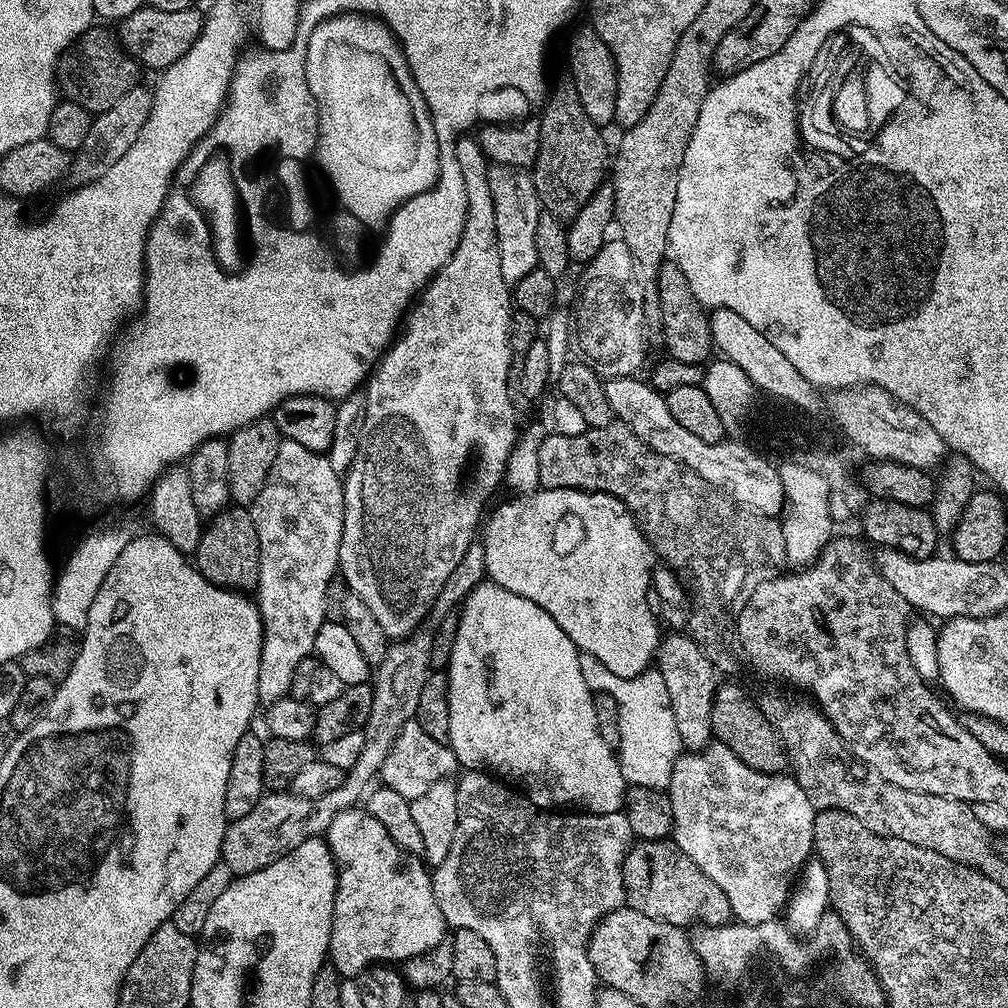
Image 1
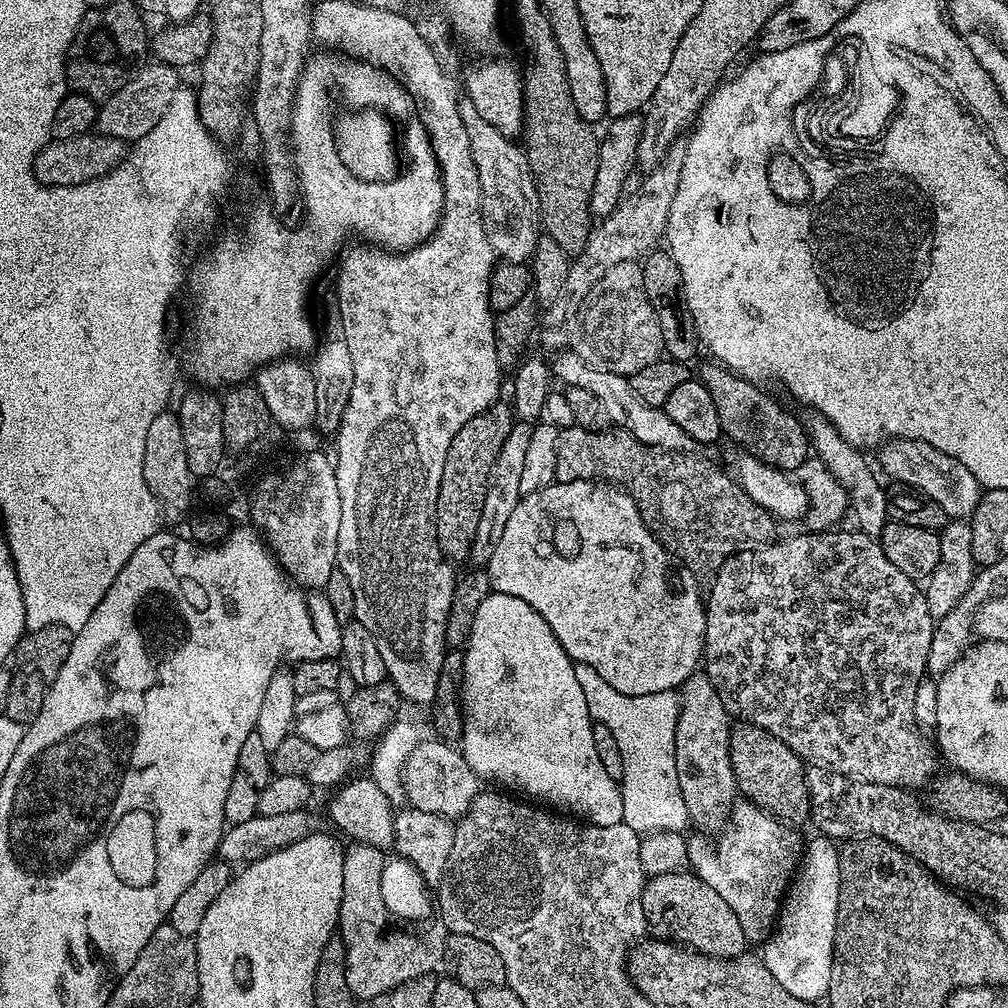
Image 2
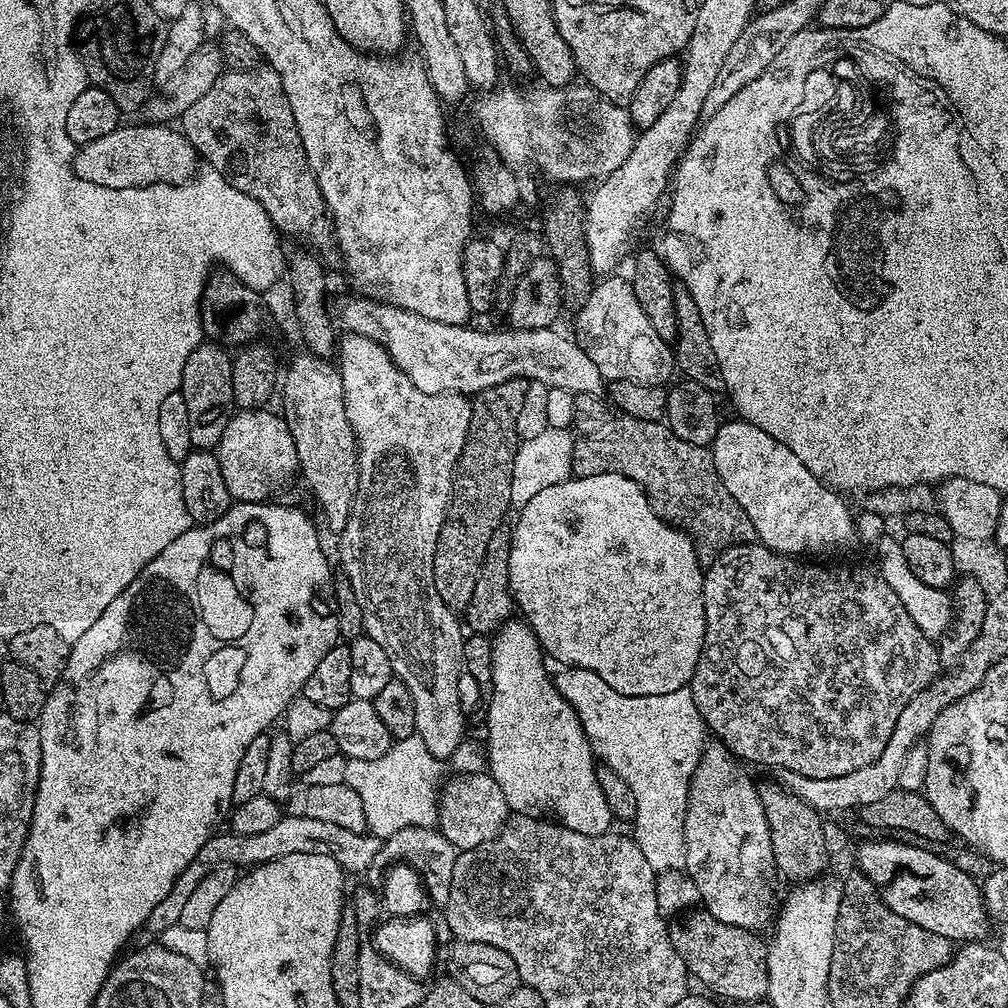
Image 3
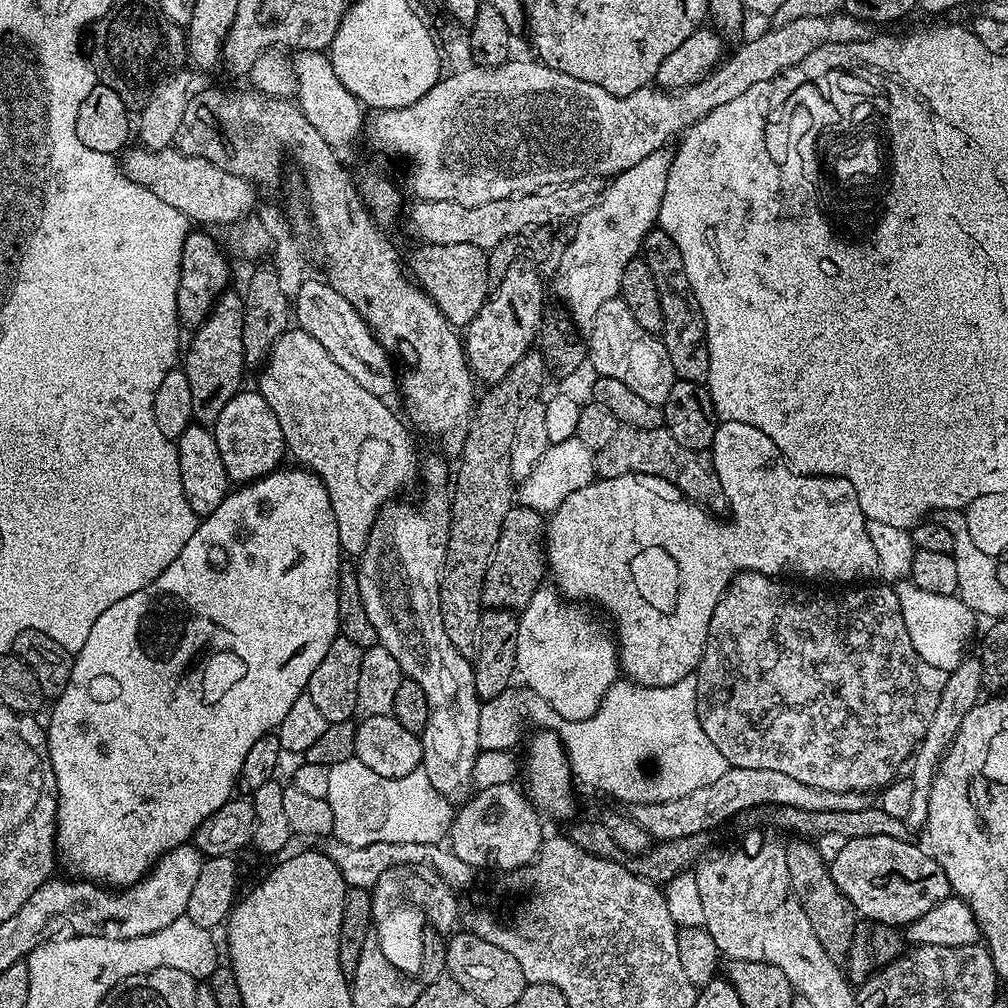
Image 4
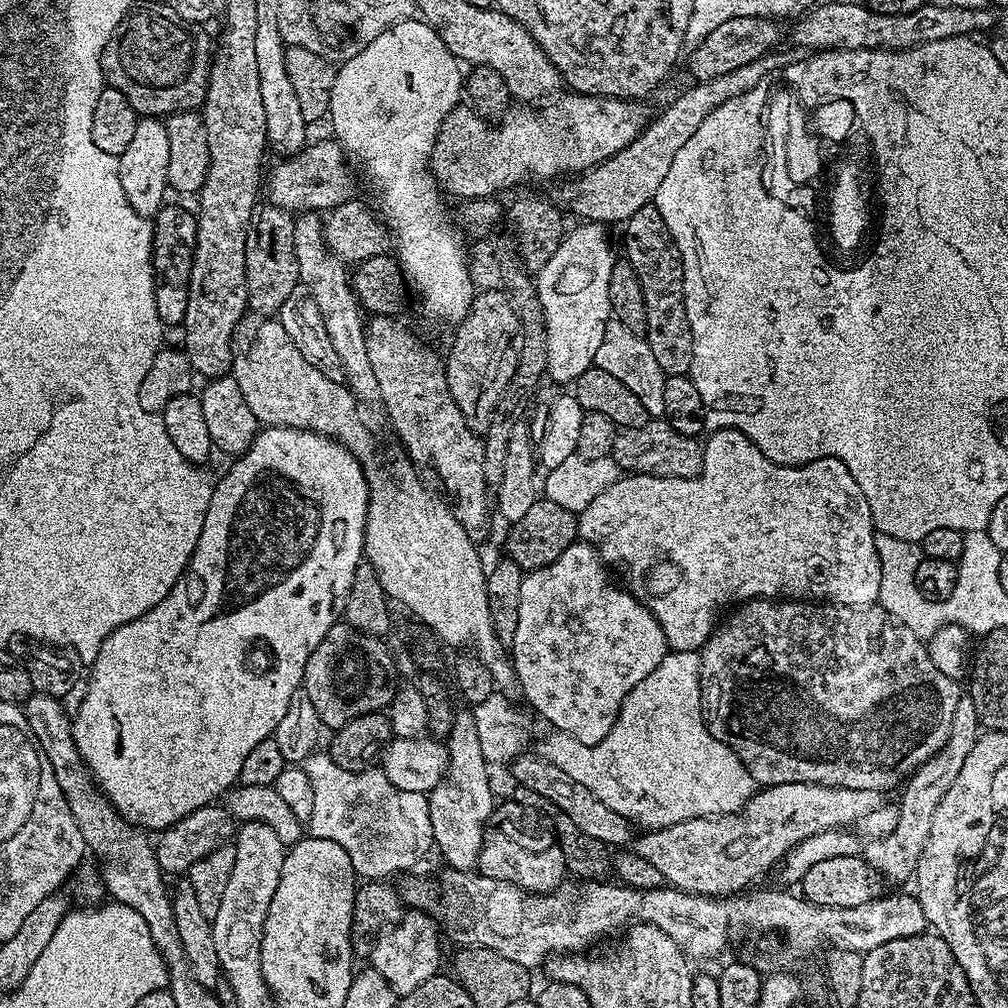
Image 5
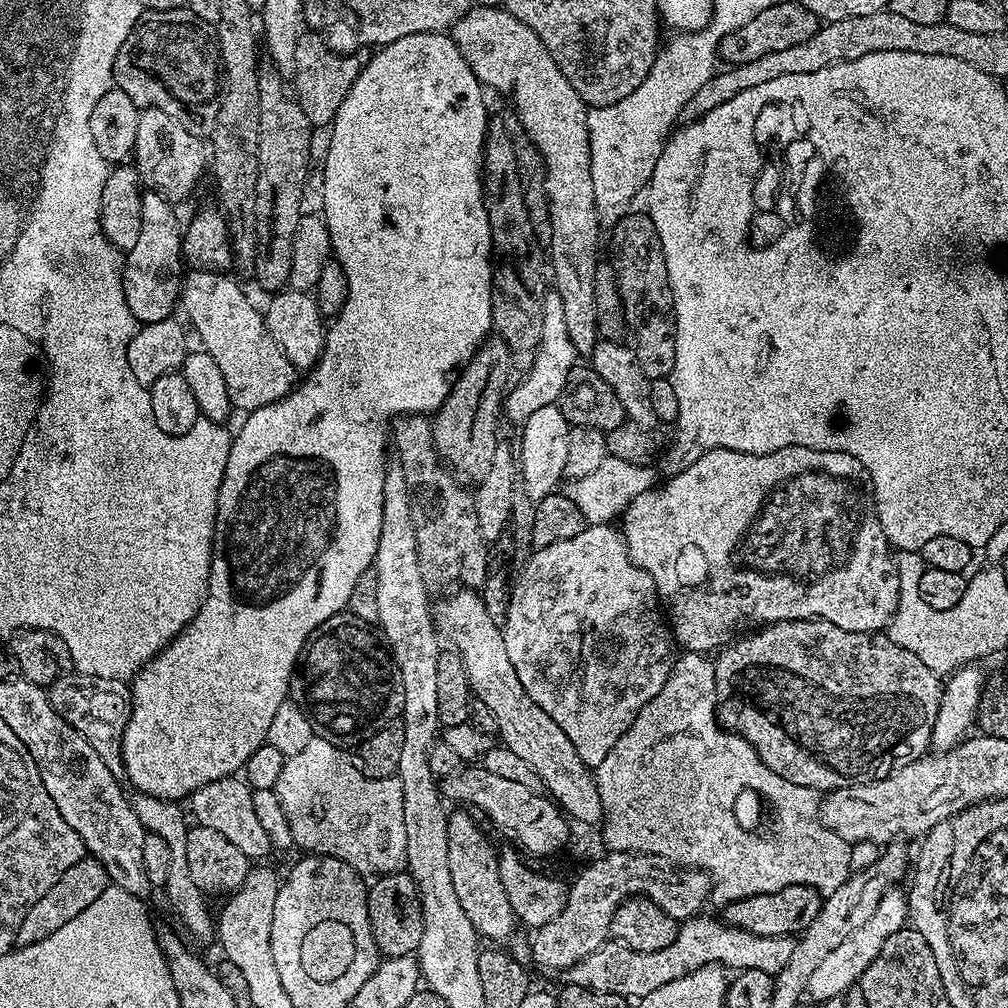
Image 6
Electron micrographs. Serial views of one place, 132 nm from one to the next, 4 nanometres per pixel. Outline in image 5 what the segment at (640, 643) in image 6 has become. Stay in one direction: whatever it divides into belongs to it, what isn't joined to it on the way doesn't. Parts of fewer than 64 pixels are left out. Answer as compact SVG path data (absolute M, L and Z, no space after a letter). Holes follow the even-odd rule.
M575 542L569 546L568 549L563 550L562 554L558 556L558 558L554 559L554 562L551 562L551 564L542 566L540 569L534 569L532 571L529 571L527 575L523 577L523 580L521 582L521 594L518 596L518 626L516 631L514 631L514 634L518 634L518 648L520 646L524 646L524 644L528 644L530 642L530 626L546 626L546 614L548 612L588 612L588 676L582 676L582 678L588 678L588 744L597 744L598 742L602 742L602 738L606 738L606 734L610 734L610 730L614 726L614 722L618 718L618 714L620 713L620 707L622 706L622 702L626 698L626 694L630 694L630 690L634 690L634 686L638 686L638 682L642 682L642 678L646 678L646 674L652 673L654 670L654 666L658 666L658 662L662 662L662 658L664 656L667 656L670 649L668 647L668 643L666 642L664 635L662 634L662 626L658 626L658 622L654 618L652 614L650 614L648 608L642 606L639 602L636 601L636 599L633 598L619 583L612 584L613 577L610 575L609 569L605 566L604 562L600 559L600 553L597 551L595 547L591 544L585 544L583 542Z

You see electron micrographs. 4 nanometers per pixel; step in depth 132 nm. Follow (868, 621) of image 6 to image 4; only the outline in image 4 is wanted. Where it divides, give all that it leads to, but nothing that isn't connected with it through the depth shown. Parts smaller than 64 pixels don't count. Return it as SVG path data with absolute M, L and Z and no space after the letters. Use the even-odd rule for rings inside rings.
M725 420L717 423L716 433L714 434L714 442L711 446L711 451L714 453L714 459L716 462L716 471L720 473L720 481L722 482L722 490L724 496L728 500L728 508L730 513L732 512L732 524L723 524L720 518L717 518L709 509L701 508L699 504L687 499L687 498L675 498L676 500L667 500L664 496L659 496L654 489L651 488L651 483L645 482L641 477L635 474L613 474L603 478L597 478L592 481L591 484L582 486L582 490L574 490L574 494L570 494L570 498L566 498L566 502L562 502L562 506L558 506L558 510L551 513L546 520L546 542L548 538L548 550L546 546L546 568L550 573L551 583L554 585L557 592L560 593L563 599L569 602L587 602L589 605L597 604L606 615L612 619L611 627L614 629L614 639L616 642L616 650L618 653L618 668L621 673L627 679L631 680L634 684L641 684L647 688L661 688L662 686L674 686L674 682L682 682L682 678L693 675L696 669L700 666L700 659L704 653L704 647L706 646L706 634L710 630L710 614L714 614L714 606L718 606L718 602L722 598L722 594L728 589L728 584L731 582L732 577L737 572L761 572L767 576L779 577L780 571L785 568L788 572L793 572L796 576L805 576L805 581L808 582L820 582L816 580L848 580L844 582L868 582L873 575L874 577L879 573L880 567L878 566L878 554L874 554L874 546L870 543L870 534L866 534L866 526L868 521L864 519L864 511L862 506L858 506L858 494L854 490L854 486L850 486L850 482L846 478L841 476L804 476L801 472L794 472L788 467L787 463L782 459L779 450L774 446L774 442L770 442L770 438L766 438L766 434L762 434L762 430L758 430L758 426L746 426L746 422L730 422Z

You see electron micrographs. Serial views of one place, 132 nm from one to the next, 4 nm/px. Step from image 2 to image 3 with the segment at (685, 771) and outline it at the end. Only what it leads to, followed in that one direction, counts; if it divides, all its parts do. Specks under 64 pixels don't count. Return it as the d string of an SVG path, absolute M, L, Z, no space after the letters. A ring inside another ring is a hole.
M714 740L705 745L695 774L692 775L691 786L688 787L684 818L684 871L697 886L703 909L712 917L736 928L760 932L773 923L778 910L778 898L776 900L770 882L774 866L773 846L759 789L748 775L741 772L739 766L733 753L720 741Z

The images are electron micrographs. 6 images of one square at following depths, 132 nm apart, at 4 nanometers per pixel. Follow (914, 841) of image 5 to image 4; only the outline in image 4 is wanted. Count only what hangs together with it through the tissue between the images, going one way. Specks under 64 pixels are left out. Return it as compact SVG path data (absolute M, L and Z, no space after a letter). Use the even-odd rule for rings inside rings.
M967 659L955 671L949 673L939 707L937 710L934 710L934 718L929 722L928 728L922 734L922 739L919 741L918 747L915 749L914 755L910 760L910 766L912 764L910 779L914 786L914 798L911 799L912 807L906 819L909 825L923 825L927 821L928 795L930 794L932 779L936 777L940 759L943 758L946 745L958 730L962 718L966 718L966 714L969 713L975 704L979 703L982 694L980 693L980 688L983 689L983 686L983 672L981 664L977 659Z

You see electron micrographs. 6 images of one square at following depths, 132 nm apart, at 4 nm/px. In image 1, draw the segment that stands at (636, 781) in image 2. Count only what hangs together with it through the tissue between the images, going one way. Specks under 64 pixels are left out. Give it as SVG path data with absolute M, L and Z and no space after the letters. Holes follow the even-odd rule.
M580 652L578 666L582 666L582 678L586 678L586 686L596 694L607 694L613 696L618 702L620 711L620 746L618 759L620 769L624 775L625 785L633 788L649 788L655 790L667 789L676 760L682 755L677 723L674 720L674 710L670 706L670 693L666 691L666 681L658 670L643 672L634 678L618 678L594 658L594 654Z

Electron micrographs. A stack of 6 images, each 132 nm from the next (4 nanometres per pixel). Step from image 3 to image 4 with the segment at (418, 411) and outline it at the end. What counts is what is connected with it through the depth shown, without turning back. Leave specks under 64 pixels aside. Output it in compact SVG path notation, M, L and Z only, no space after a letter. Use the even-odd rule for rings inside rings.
M439 455L436 456L422 464L422 480L424 476L424 484L428 487L424 492L424 505L417 512L398 513L396 520L376 519L366 546L358 557L356 573L362 606L366 606L366 614L376 631L379 647L390 650L405 677L418 682L418 686L422 686L422 694L426 694L428 721L424 731L419 733L422 771L426 778L430 778L434 790L453 794L452 792L460 792L464 787L469 787L475 758L481 752L478 742L478 714L482 701L476 696L471 659L456 649L454 642L450 642L450 637L446 635L446 626L442 626L440 578L444 556L448 552L448 524L452 520L452 510L450 496L446 491L450 484L450 468L443 464L445 461Z

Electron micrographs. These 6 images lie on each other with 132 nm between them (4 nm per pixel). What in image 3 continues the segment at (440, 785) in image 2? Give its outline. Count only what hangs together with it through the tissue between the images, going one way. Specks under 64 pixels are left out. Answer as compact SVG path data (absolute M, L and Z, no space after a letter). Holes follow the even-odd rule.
M487 771L472 775L460 774L457 780L441 787L438 792L438 831L458 850L482 846L494 838L510 819L510 809L502 786L494 782Z

